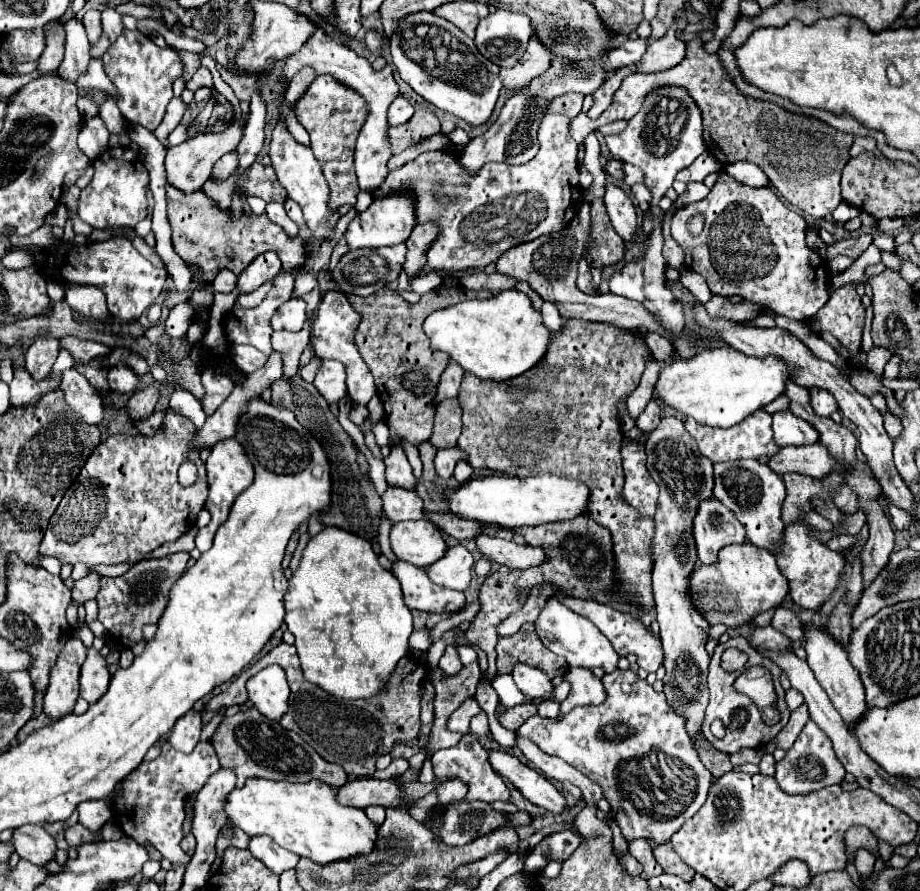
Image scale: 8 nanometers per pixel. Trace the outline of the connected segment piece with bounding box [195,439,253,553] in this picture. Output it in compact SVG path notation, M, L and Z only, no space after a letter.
M225 439L225 441L217 441L211 449L211 455L207 459L207 479L209 479L209 497L207 497L207 503L205 503L205 509L209 509L211 513L211 521L207 527L198 528L197 537L195 537L195 543L197 543L197 549L203 553L211 547L211 541L213 541L213 535L217 531L217 527L227 519L229 515L229 509L235 501L235 497L245 491L251 483L253 483L253 465L251 461L247 459L245 451L241 449L241 445L235 441L235 439Z

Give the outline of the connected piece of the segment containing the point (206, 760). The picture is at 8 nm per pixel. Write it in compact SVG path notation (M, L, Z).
M201 741L193 753L169 749L165 755L141 763L139 769L123 781L123 797L115 807L119 811L117 821L121 823L123 831L135 841L141 841L141 845L151 843L171 863L189 865L189 853L179 847L179 841L183 839L181 823L185 819L183 801L187 799L187 795L199 791L219 767L221 765L217 761L215 749L209 741Z

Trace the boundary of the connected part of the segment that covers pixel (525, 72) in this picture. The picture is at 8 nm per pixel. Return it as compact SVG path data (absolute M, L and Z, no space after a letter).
M531 37L525 55L517 61L511 69L501 69L499 79L505 89L519 91L525 89L535 77L543 75L551 65L551 53L537 41L537 37Z

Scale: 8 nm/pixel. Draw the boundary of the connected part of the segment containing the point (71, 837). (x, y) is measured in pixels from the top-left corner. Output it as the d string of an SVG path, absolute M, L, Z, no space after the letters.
M77 823L73 827L69 827L65 831L65 839L71 847L79 847L83 843L93 843L93 841L101 841L101 829L99 831L89 831L85 825Z

